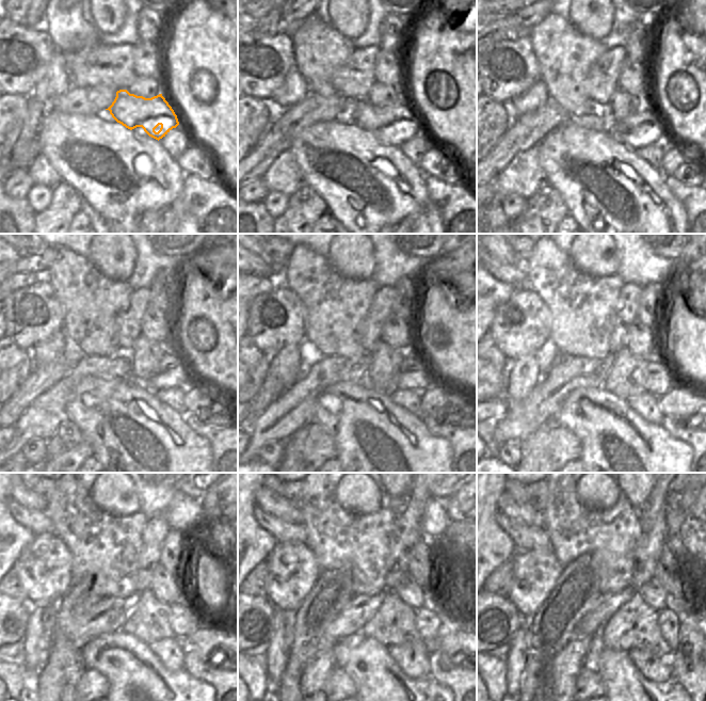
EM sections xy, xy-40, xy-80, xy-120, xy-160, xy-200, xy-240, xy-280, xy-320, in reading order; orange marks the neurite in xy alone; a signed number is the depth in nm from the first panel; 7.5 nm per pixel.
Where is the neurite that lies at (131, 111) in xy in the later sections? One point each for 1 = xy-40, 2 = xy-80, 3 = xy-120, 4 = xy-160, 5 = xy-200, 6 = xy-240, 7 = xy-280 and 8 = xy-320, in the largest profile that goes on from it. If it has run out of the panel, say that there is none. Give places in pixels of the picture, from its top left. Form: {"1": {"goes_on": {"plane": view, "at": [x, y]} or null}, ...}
{"1": {"goes_on": {"plane": "xy-40", "at": [395, 125]}}, "2": {"goes_on": {"plane": "xy-80", "at": [641, 129]}}, "3": {"goes_on": {"plane": "xy-120", "at": [172, 372]}}, "4": {"goes_on": {"plane": "xy-160", "at": [414, 375]}}, "5": {"goes_on": {"plane": "xy-200", "at": [659, 380]}}, "6": {"goes_on": {"plane": "xy-240", "at": [185, 620]}}, "7": {"goes_on": {"plane": "xy-280", "at": [428, 622]}}, "8": {"goes_on": {"plane": "xy-320", "at": [669, 623]}}}

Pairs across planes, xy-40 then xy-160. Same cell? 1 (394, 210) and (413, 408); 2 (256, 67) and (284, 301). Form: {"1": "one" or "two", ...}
{"1": "two", "2": "one"}

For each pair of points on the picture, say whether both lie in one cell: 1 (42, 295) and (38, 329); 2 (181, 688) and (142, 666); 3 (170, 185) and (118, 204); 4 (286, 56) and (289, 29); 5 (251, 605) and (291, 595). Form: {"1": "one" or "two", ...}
{"1": "one", "2": "one", "3": "one", "4": "two", "5": "two"}

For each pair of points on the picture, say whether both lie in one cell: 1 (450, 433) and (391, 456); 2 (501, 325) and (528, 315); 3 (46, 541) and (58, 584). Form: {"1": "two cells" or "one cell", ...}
{"1": "two cells", "2": "one cell", "3": "one cell"}

